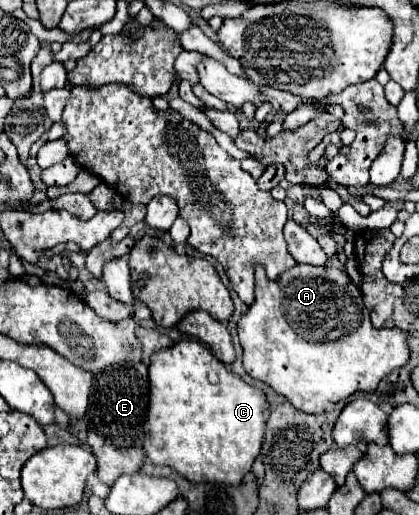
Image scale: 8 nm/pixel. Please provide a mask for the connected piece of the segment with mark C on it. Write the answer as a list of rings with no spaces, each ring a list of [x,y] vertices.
[[[182,339],[176,345],[172,345],[172,349],[162,349],[162,353],[154,355],[154,361],[148,367],[148,377],[150,377],[150,407],[148,407],[148,421],[144,423],[144,431],[146,438],[144,440],[144,449],[148,459],[154,465],[168,465],[172,469],[176,469],[184,479],[192,481],[192,483],[226,483],[226,485],[240,485],[240,481],[244,479],[244,475],[250,471],[254,459],[260,455],[262,443],[264,443],[264,429],[266,429],[266,417],[264,417],[264,409],[266,409],[266,395],[264,391],[248,385],[246,381],[242,381],[238,375],[234,375],[232,371],[228,371],[224,367],[224,363],[220,363],[200,341],[194,339]]]

